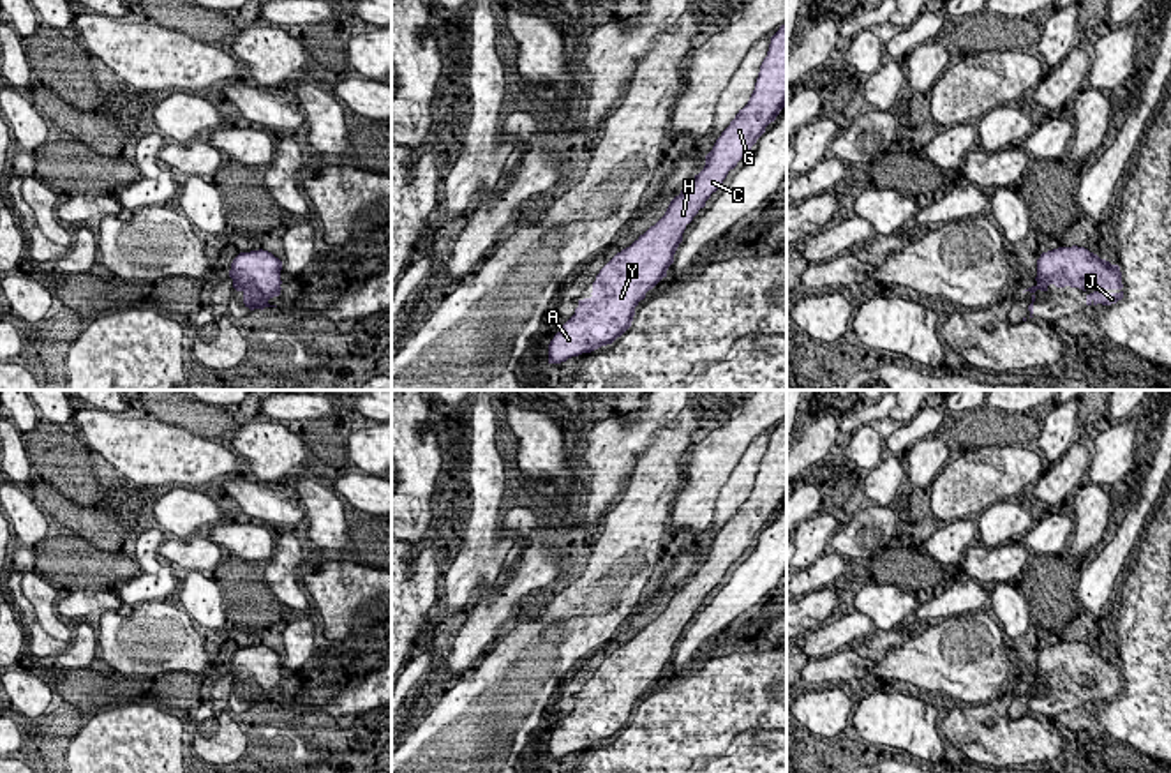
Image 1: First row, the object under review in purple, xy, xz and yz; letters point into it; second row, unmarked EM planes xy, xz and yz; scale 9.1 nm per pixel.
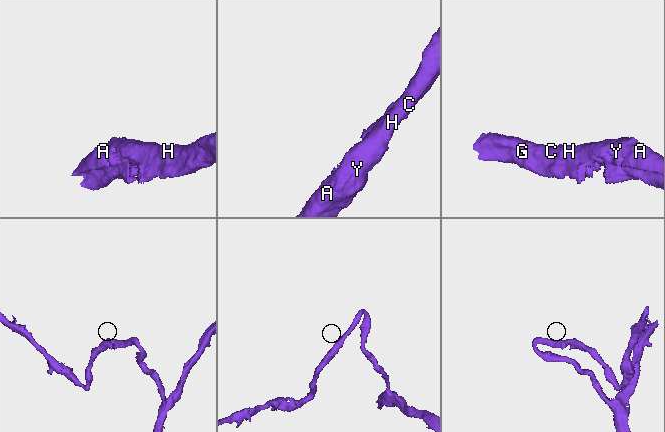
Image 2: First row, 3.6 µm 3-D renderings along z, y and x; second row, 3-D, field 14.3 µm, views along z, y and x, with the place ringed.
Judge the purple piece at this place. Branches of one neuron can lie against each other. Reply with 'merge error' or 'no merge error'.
no merge error

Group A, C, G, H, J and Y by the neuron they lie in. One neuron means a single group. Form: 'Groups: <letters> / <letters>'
Groups: A C G H J Y

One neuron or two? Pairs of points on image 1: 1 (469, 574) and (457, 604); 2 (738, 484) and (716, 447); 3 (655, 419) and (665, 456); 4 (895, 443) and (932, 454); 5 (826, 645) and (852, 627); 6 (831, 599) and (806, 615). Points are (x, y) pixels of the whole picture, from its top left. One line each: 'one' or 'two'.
1: one
2: two
3: two
4: two
5: one
6: one

